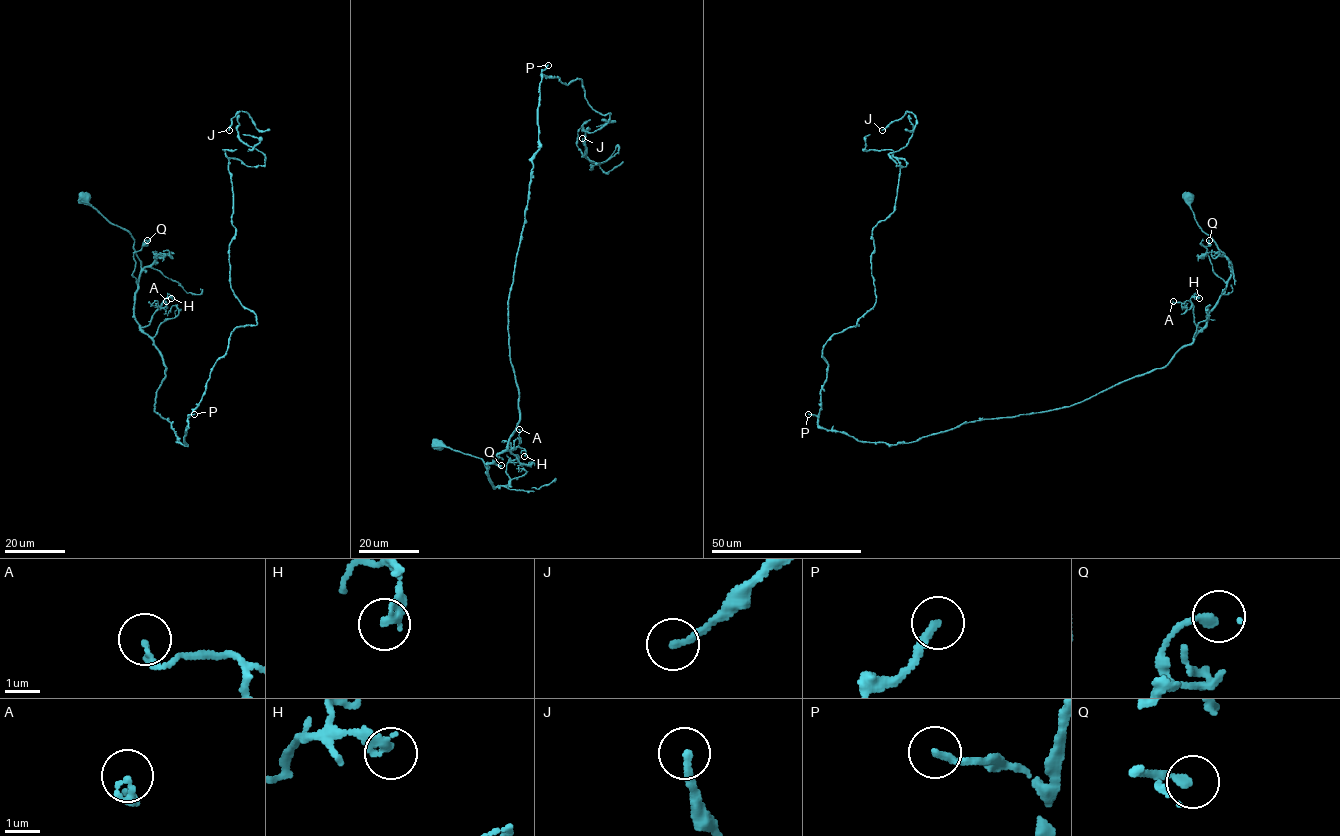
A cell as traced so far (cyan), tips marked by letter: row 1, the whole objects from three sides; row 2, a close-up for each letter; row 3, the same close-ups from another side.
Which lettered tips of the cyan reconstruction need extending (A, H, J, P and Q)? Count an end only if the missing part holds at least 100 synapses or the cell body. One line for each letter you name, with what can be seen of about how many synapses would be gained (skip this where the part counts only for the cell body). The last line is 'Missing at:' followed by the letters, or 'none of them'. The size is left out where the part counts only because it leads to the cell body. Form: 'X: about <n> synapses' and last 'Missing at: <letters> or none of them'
P: about 180 synapses
Missing at: P

